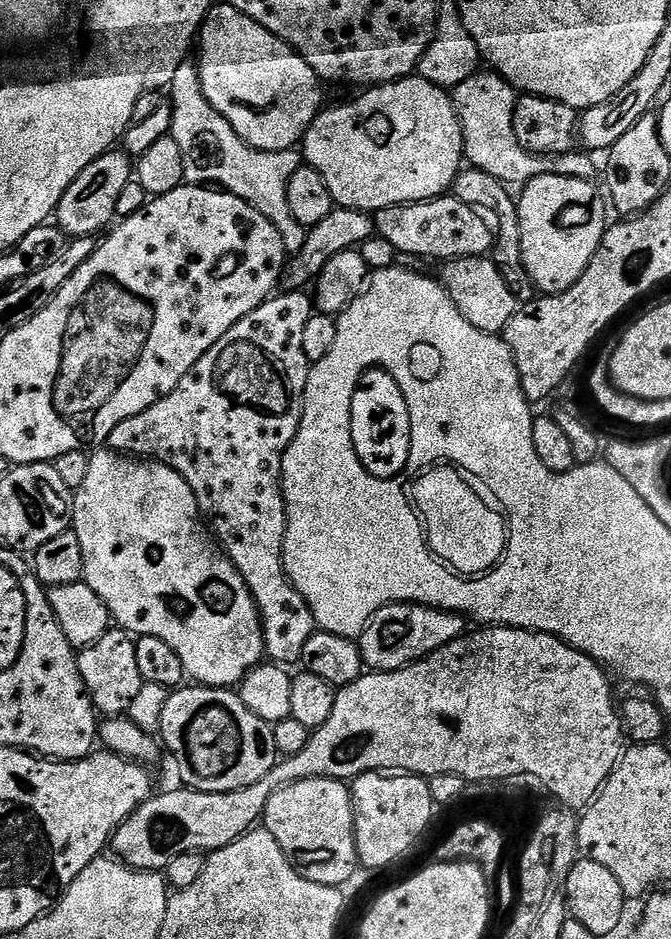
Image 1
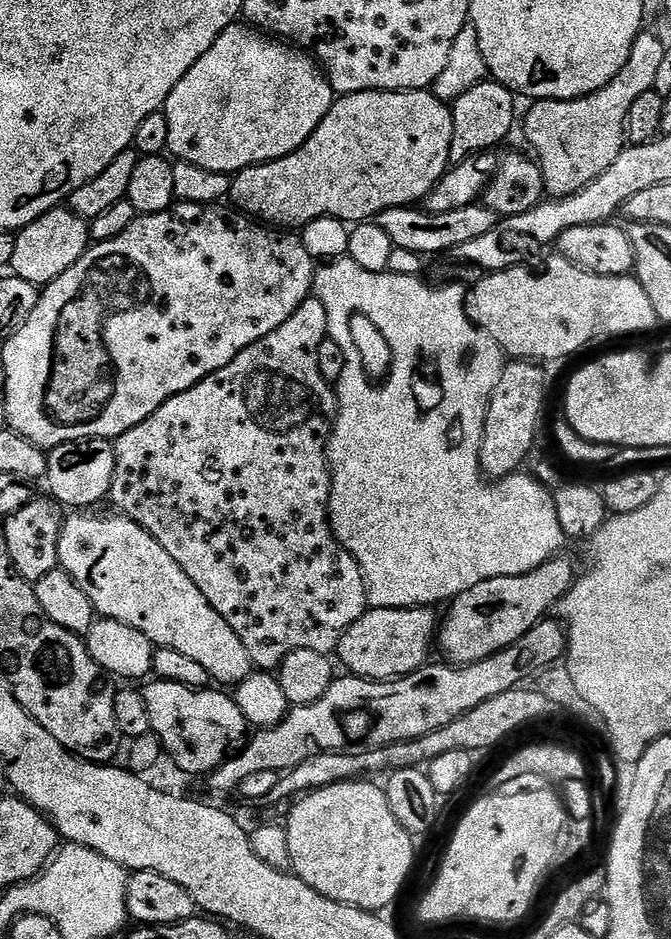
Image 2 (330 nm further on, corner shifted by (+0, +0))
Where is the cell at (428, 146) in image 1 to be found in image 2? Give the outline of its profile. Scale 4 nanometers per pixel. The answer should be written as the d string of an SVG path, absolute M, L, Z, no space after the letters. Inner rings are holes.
M417 90L415 92L349 92L333 99L330 110L326 118L310 134L310 138L298 150L294 150L288 156L283 156L277 160L271 160L265 164L255 164L249 168L235 173L231 177L232 191L230 200L239 211L263 222L269 226L279 226L284 230L300 230L304 225L314 222L314 218L338 218L345 222L368 222L379 217L380 213L388 208L406 208L423 201L425 196L430 194L430 190L448 171L450 165L450 138L454 138L454 122L452 121L451 107L445 101L440 100L431 90Z

